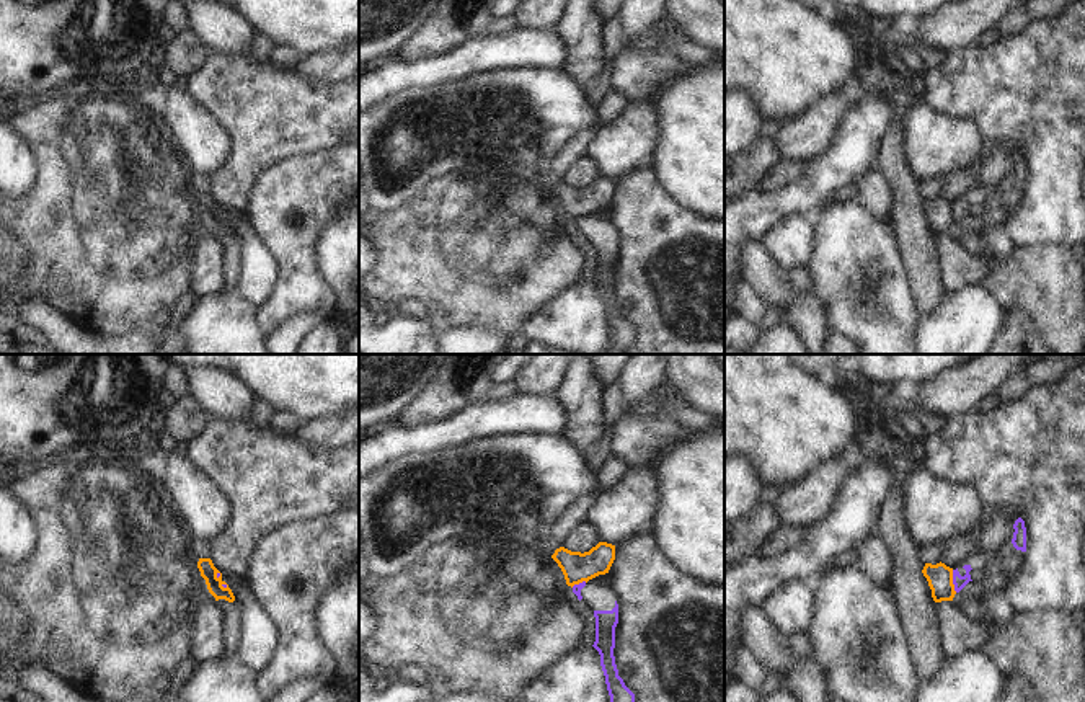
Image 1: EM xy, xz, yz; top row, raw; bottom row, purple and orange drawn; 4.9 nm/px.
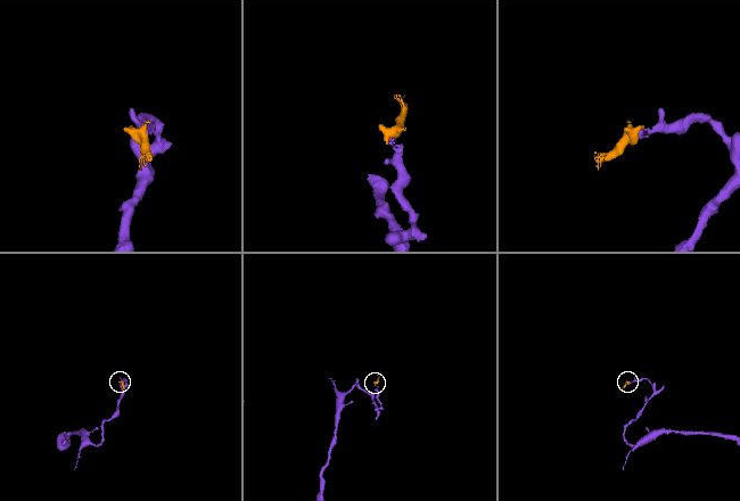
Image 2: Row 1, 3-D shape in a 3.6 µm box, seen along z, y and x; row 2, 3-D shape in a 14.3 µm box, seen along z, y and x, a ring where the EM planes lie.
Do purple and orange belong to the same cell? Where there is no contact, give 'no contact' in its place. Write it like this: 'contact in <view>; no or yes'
contact in yz; no

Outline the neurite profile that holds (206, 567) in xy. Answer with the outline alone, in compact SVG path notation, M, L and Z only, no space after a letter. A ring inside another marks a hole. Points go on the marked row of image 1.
M199 558L197 568L201 576L206 580L209 593L219 599L225 599L228 602L235 601L235 596L228 584L222 580L222 573L214 566L210 558Z

